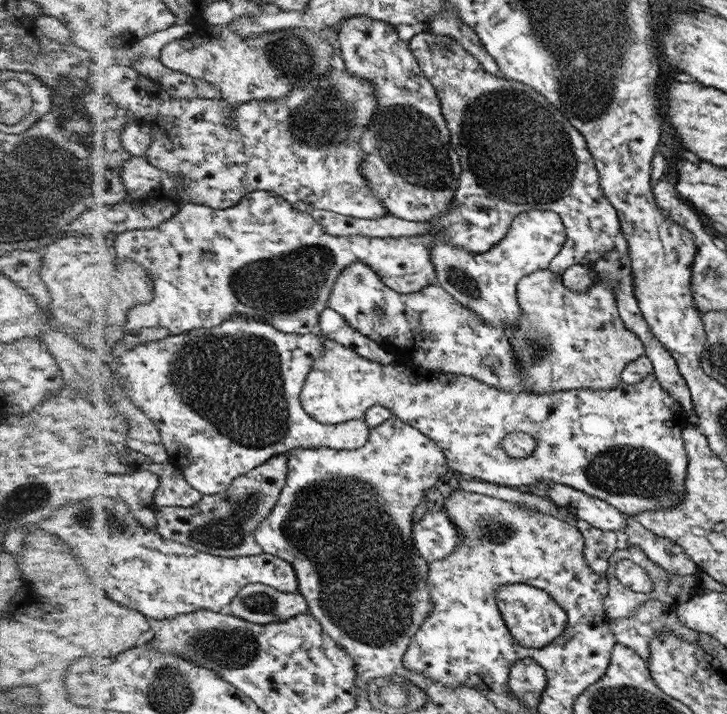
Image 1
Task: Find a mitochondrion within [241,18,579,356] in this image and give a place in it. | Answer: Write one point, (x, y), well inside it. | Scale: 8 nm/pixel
(413, 144)

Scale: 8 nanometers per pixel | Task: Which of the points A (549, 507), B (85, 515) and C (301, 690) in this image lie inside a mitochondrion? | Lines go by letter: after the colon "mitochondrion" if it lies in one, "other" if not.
A: other
B: mitochondrion
C: other

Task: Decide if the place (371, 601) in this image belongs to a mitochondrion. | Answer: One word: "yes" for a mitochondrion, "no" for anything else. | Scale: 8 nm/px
yes

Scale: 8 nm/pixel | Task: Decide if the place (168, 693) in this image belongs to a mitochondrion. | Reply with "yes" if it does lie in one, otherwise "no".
yes

